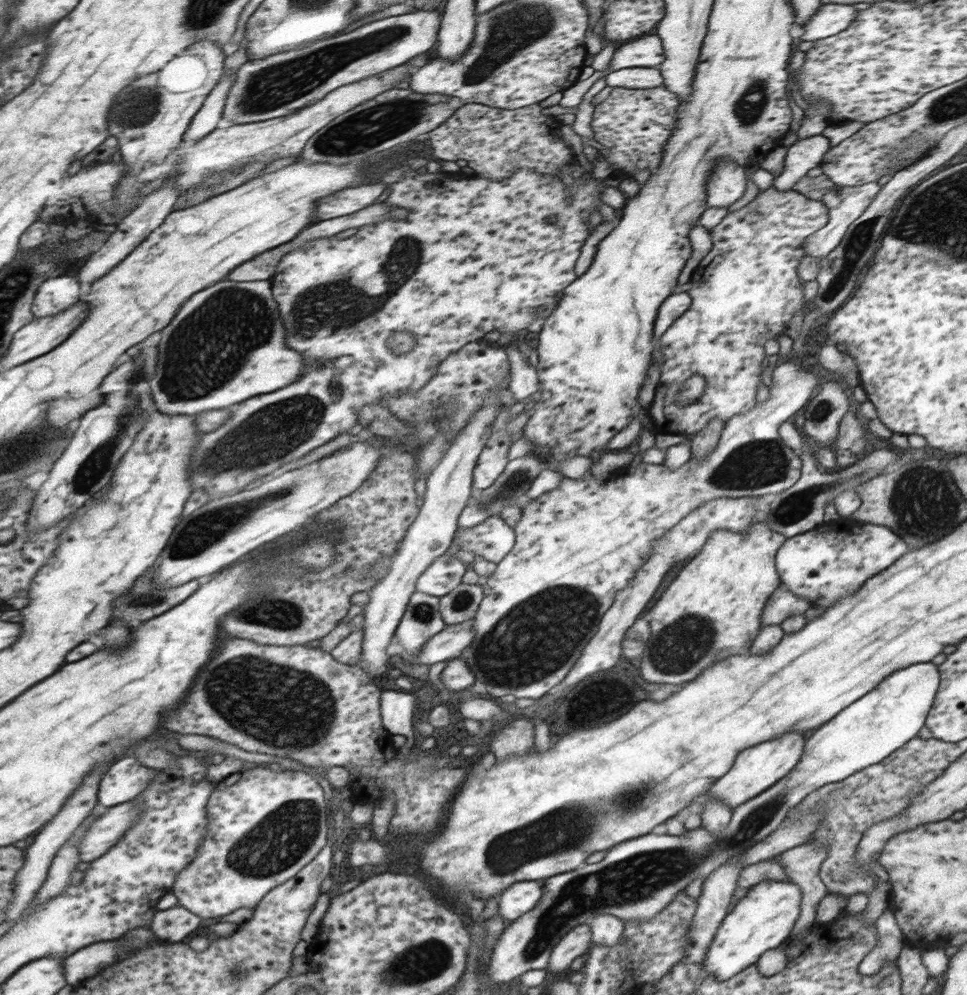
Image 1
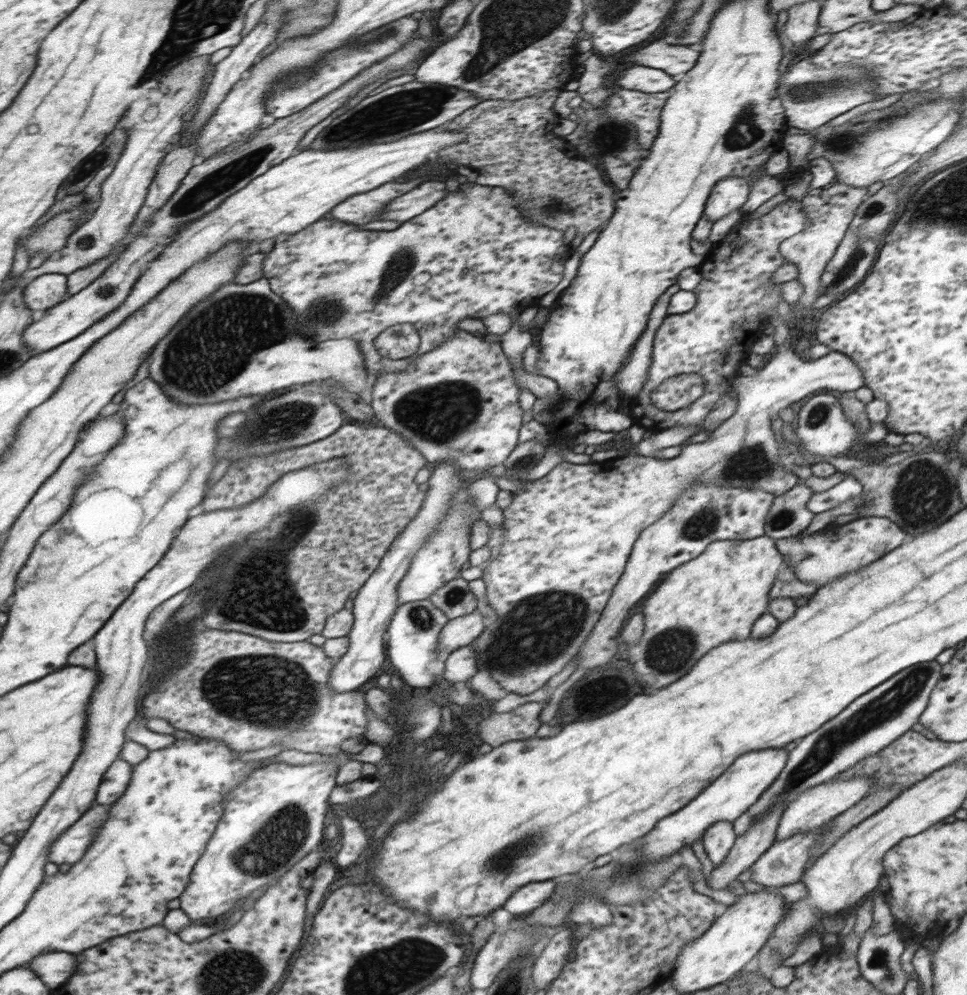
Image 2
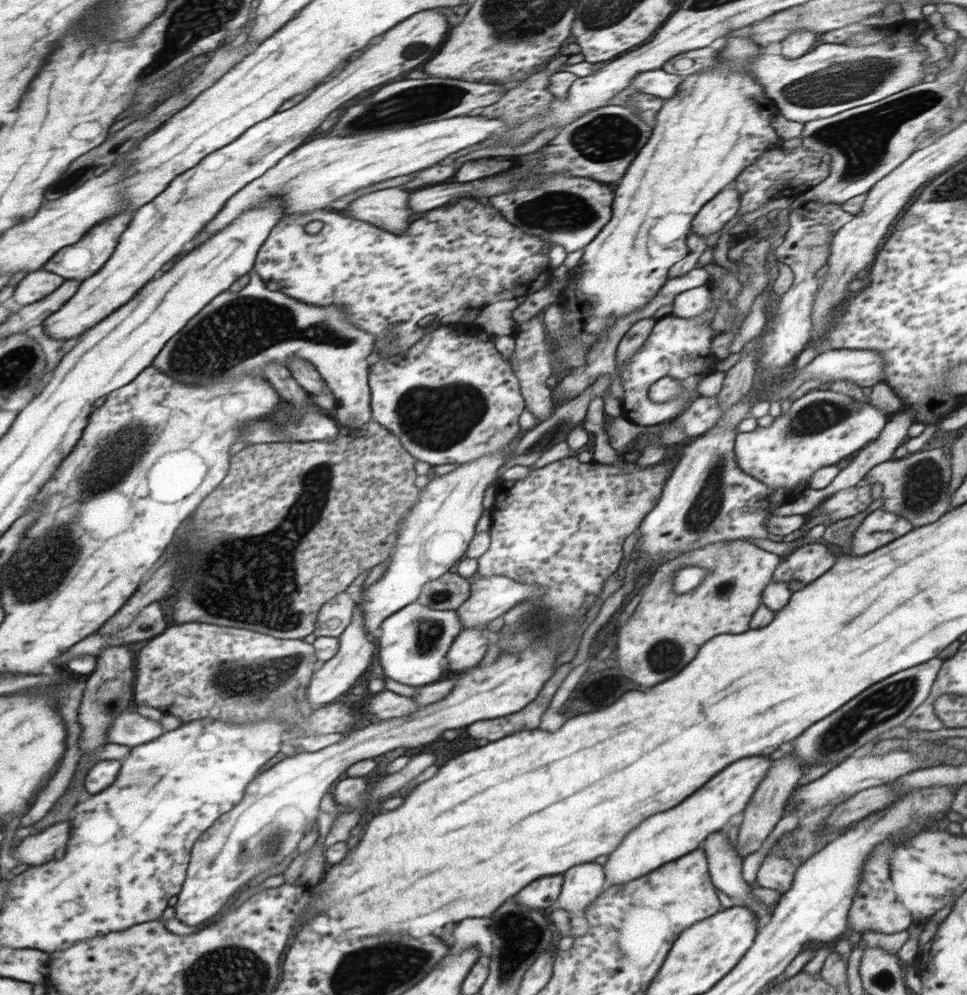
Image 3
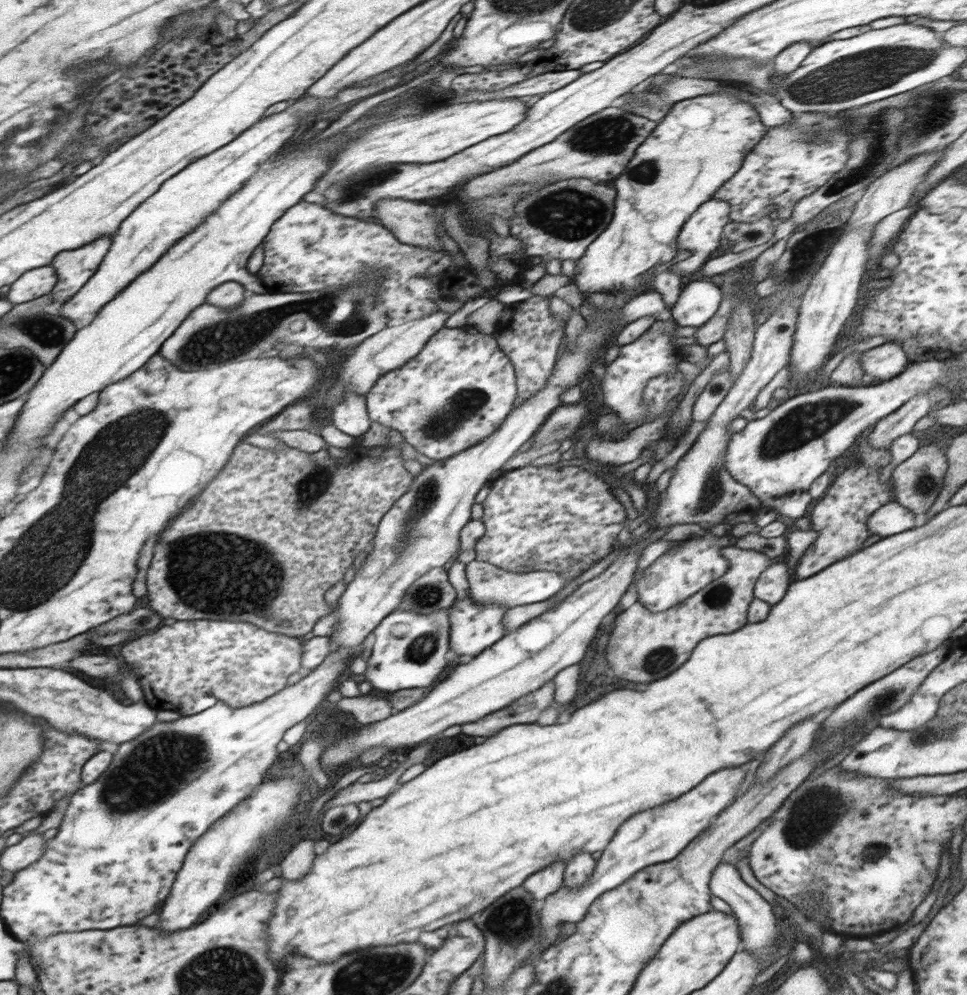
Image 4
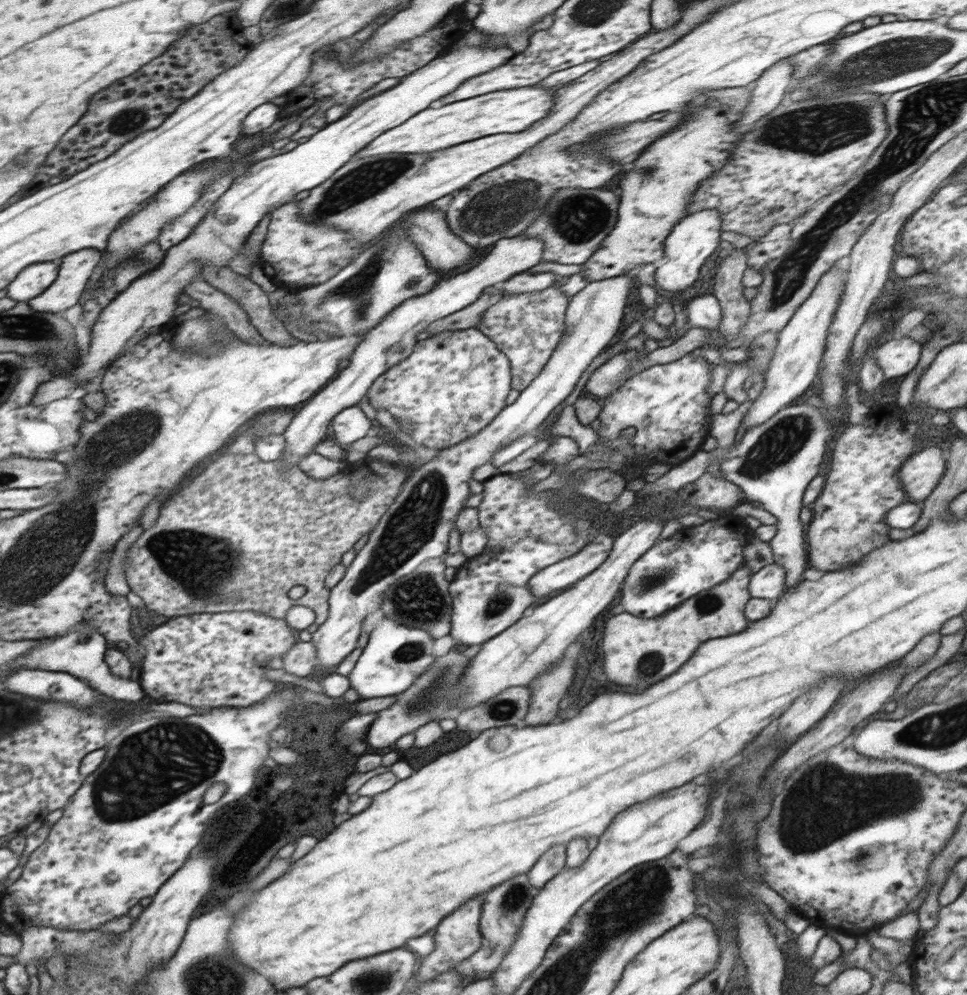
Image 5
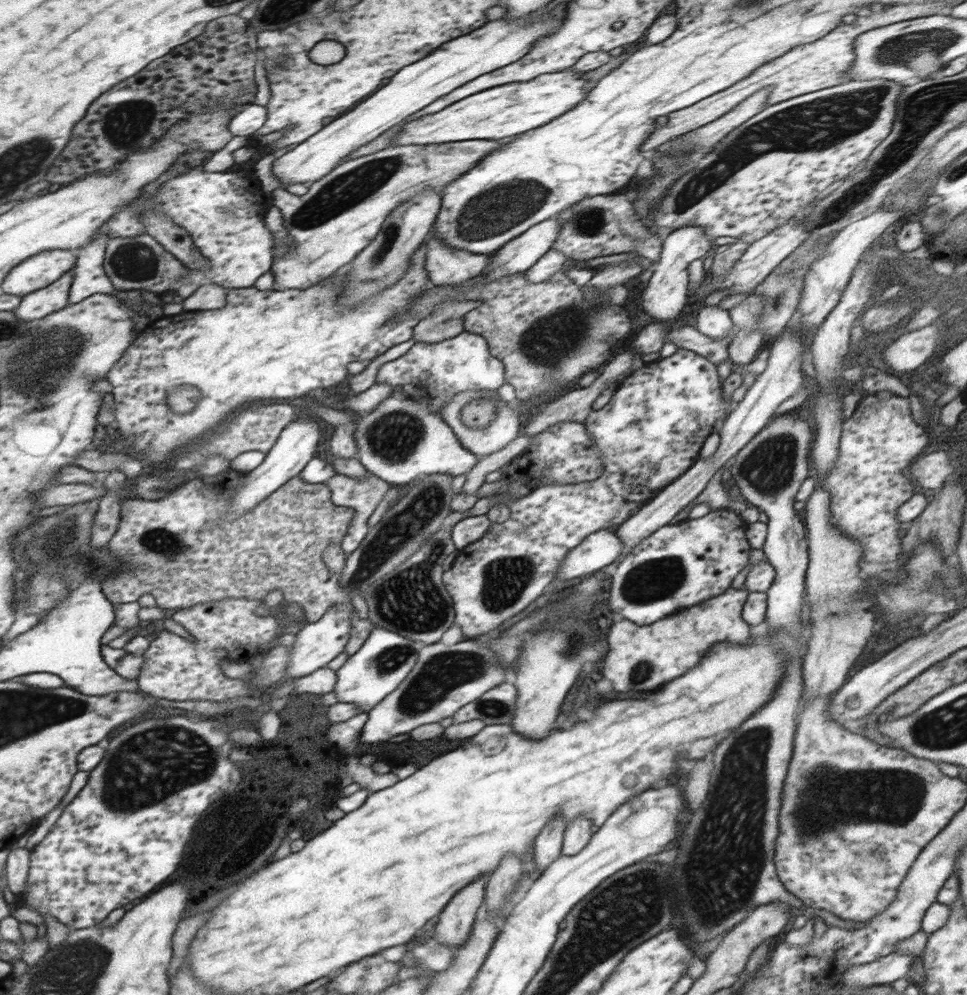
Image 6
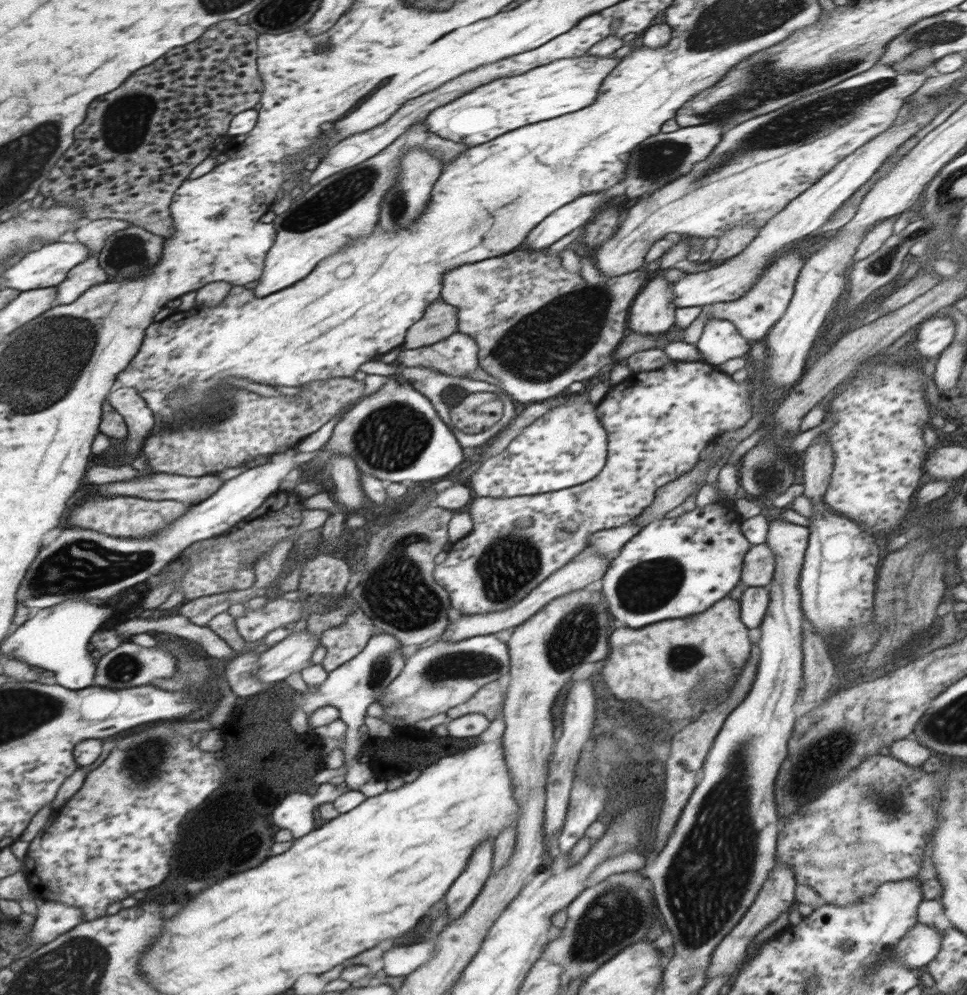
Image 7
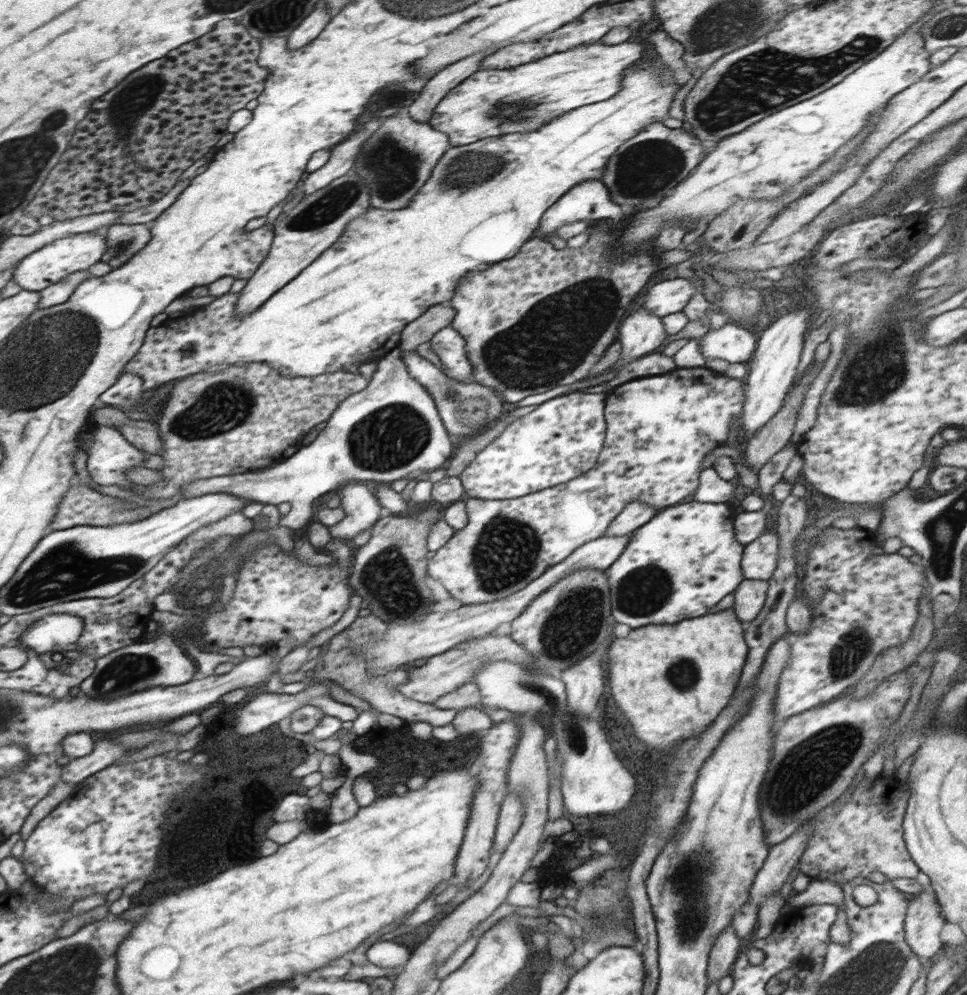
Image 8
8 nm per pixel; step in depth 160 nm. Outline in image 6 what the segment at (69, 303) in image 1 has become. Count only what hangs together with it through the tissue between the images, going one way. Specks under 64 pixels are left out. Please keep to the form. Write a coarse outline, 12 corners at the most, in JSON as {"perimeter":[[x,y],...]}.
{"perimeter":[[40,252],[1,284],[23,297],[74,268],[76,252]]}

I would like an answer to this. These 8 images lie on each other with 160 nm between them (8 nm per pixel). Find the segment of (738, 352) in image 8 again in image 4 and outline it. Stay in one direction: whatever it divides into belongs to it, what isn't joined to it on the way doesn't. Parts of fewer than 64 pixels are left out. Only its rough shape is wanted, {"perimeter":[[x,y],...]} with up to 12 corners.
{"perimeter":[[694,280],[671,308],[678,326],[706,326],[721,287]]}

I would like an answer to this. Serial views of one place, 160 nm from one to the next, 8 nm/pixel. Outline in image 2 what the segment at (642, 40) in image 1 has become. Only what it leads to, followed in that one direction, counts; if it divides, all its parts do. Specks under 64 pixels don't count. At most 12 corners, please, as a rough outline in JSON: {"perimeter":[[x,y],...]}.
{"perimeter":[[658,40],[624,56],[634,65],[678,78],[696,64],[699,47]]}

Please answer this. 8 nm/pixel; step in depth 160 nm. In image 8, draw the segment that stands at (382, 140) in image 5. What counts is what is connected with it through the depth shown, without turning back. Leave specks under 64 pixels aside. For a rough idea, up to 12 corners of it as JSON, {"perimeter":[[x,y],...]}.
{"perimeter":[[642,42],[479,69],[429,123],[452,147],[620,92]]}

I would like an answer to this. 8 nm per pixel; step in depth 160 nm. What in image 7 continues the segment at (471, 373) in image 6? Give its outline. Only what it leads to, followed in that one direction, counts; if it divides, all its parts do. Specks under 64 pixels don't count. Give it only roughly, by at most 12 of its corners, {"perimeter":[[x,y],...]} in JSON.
{"perimeter":[[457,331],[402,350],[391,365],[465,377],[479,368],[477,342]]}

